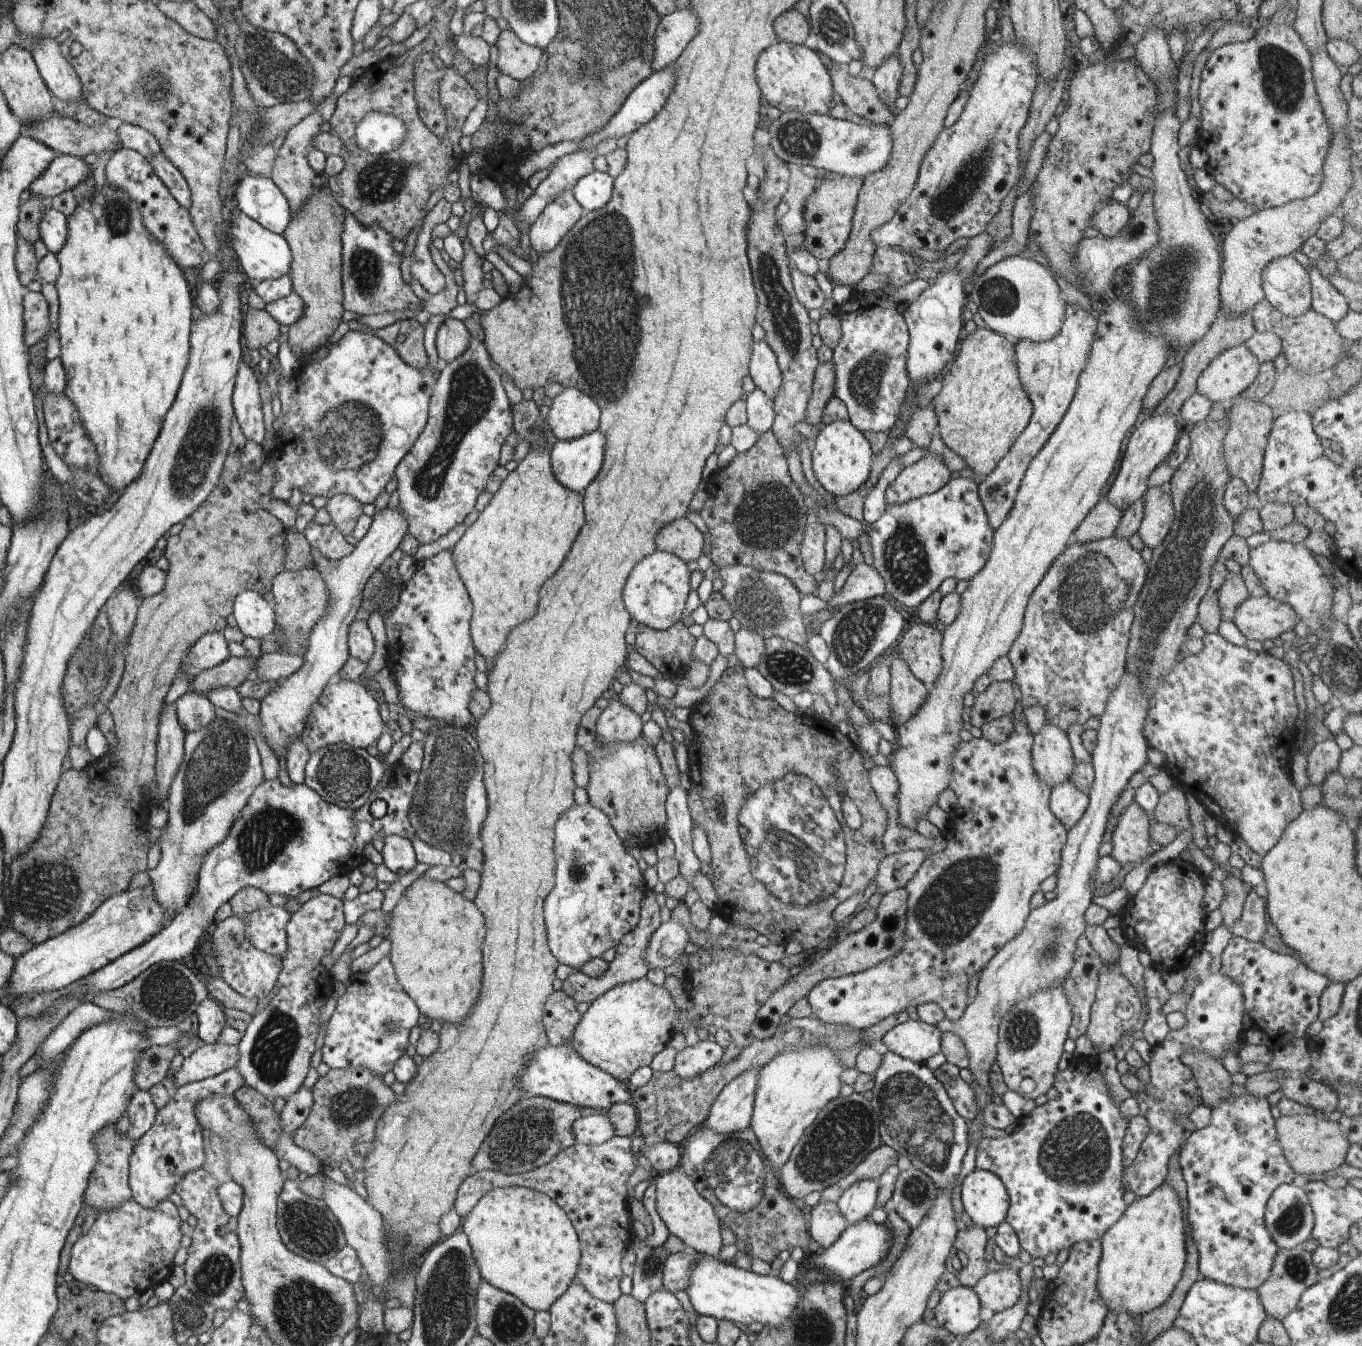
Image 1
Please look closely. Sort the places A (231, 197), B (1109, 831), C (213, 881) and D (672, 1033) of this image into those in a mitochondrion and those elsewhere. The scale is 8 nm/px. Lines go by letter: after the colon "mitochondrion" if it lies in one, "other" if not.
A: other
B: other
C: other
D: other

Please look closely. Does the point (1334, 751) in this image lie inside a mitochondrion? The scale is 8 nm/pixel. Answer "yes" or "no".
no

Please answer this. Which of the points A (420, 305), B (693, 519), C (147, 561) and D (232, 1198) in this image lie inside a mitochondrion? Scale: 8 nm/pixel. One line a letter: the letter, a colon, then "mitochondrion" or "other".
A: other
B: other
C: other
D: other

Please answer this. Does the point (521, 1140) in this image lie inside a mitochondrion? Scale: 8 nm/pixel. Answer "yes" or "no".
yes

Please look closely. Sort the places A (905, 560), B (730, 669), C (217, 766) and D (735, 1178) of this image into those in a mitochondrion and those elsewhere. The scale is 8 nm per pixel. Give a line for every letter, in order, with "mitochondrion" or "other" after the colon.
A: mitochondrion
B: other
C: mitochondrion
D: mitochondrion

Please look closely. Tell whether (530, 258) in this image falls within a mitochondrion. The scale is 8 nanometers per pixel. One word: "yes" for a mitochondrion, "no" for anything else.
no

